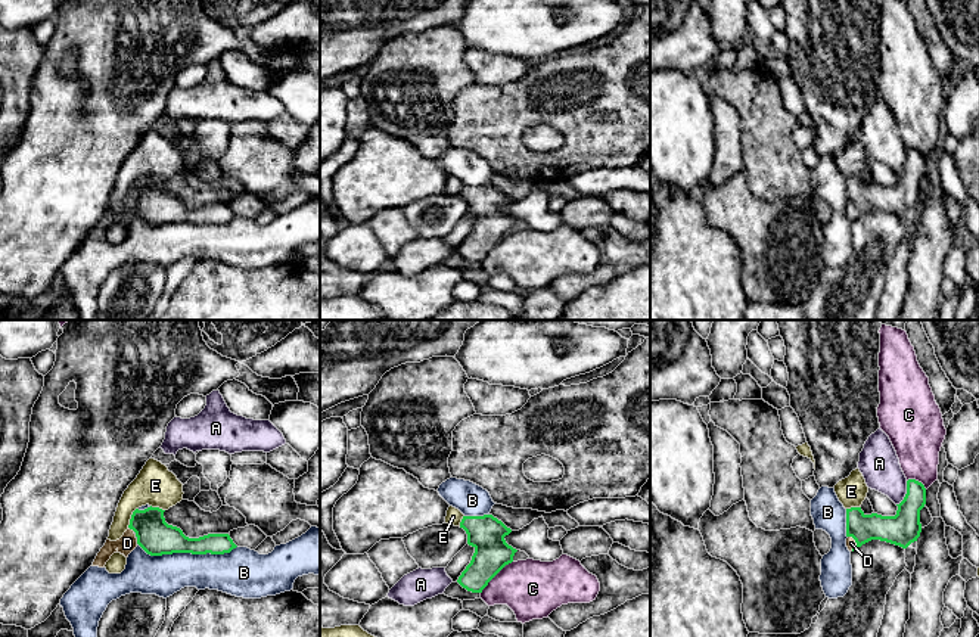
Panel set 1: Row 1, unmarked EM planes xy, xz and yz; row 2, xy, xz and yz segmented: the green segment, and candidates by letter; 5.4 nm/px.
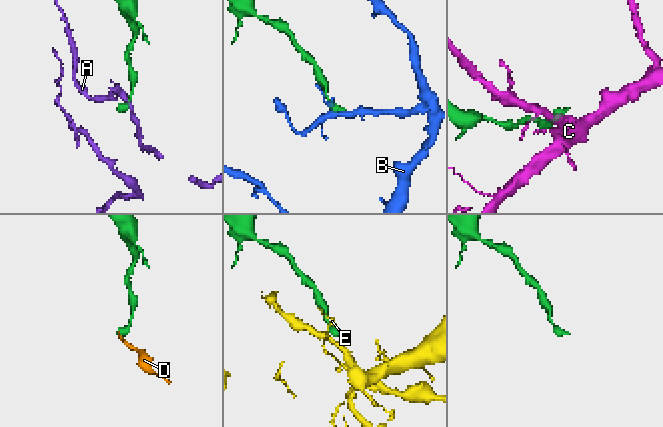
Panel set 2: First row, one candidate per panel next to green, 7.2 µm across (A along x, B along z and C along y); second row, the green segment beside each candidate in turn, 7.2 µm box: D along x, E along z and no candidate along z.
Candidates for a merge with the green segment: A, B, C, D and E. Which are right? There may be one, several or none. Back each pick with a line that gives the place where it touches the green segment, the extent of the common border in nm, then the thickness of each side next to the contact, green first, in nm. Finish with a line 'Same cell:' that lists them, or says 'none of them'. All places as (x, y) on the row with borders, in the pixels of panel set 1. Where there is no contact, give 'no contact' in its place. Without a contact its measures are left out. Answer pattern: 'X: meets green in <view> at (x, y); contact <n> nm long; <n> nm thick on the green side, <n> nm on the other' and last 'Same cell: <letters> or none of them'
D: meets green in xy at (131, 528); contact 50 nm long; 190 nm thick on the green side, 100 nm on the other
Same cell: D

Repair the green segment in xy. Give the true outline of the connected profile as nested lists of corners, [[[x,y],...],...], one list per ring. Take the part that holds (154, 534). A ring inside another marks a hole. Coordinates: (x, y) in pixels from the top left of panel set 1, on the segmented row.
[[[152,506],[144,510],[136,509],[124,535],[116,541],[106,540],[91,566],[105,568],[106,562],[116,551],[128,557],[137,546],[150,556],[173,553],[224,554],[237,547],[229,534],[208,534],[199,538],[189,538],[180,528],[165,522],[164,512]]]

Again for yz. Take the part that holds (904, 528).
[[[908,479],[907,494],[896,504],[898,510],[895,516],[865,515],[861,507],[846,509],[848,550],[854,551],[871,540],[880,540],[907,549],[920,537],[920,510],[924,504],[924,485],[916,479]]]

